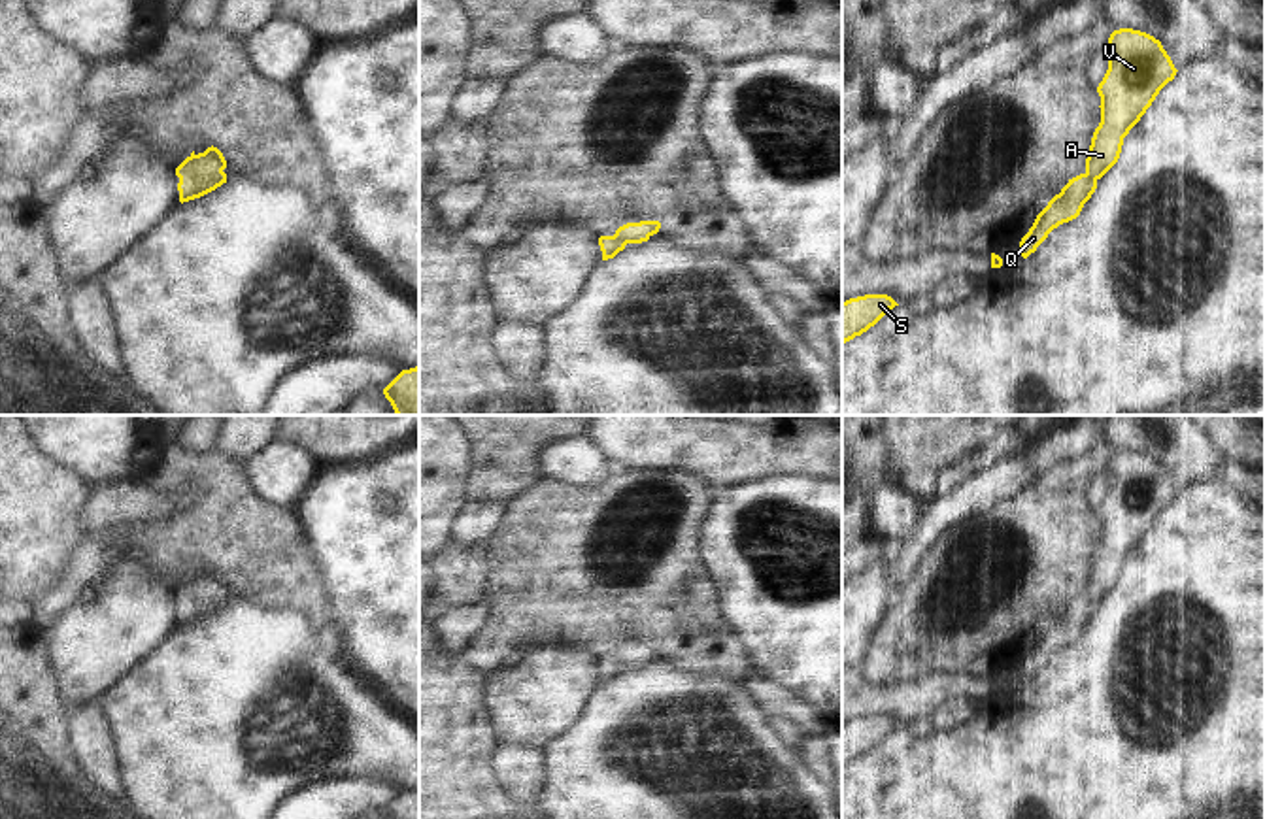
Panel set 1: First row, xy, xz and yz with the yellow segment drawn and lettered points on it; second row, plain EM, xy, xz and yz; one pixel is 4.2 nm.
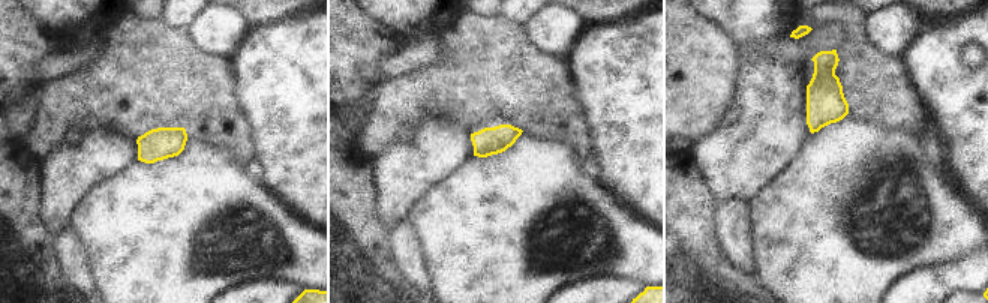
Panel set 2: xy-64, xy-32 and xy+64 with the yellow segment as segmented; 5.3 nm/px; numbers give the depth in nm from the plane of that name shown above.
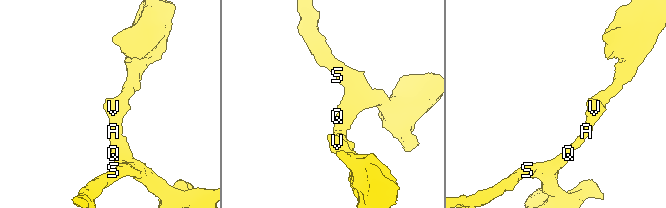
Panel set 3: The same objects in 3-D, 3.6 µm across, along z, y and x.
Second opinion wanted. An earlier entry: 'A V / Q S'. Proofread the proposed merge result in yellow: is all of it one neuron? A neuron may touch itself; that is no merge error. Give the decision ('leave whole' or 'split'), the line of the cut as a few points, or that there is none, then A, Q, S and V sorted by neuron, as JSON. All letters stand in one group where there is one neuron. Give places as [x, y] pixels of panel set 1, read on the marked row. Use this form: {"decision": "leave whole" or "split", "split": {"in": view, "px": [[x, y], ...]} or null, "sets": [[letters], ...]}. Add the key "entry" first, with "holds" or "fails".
{"entry": "fails", "decision": "leave whole", "split": null, "sets": [["A", "Q", "S", "V"]]}

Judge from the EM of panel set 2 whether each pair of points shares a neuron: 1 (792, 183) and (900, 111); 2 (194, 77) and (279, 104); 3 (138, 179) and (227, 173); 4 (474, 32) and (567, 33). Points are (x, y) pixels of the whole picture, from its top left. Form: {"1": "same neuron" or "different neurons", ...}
{"1": "different neurons", "2": "different neurons", "3": "same neuron", "4": "different neurons"}

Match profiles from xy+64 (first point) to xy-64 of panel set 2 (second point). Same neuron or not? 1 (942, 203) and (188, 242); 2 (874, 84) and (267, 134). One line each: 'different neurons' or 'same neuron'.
1: same neuron
2: different neurons

